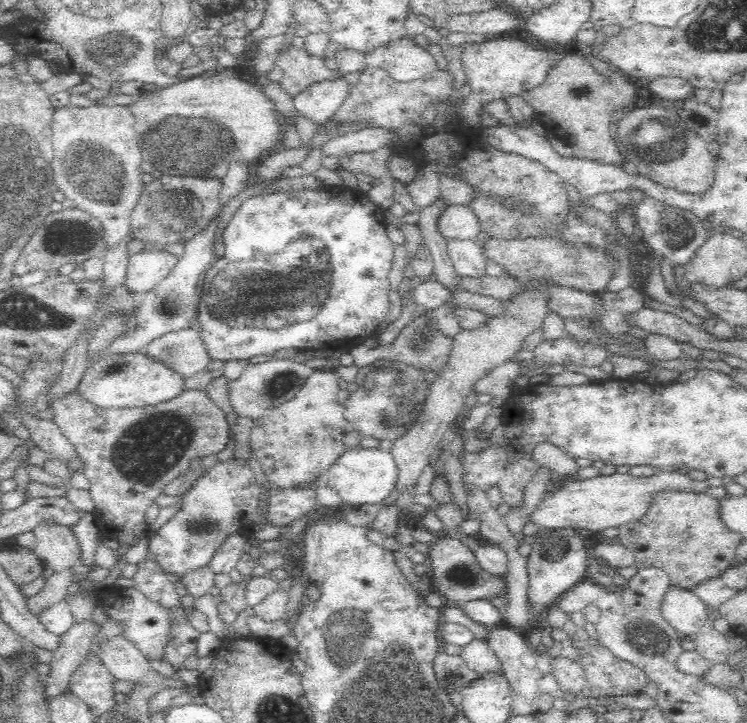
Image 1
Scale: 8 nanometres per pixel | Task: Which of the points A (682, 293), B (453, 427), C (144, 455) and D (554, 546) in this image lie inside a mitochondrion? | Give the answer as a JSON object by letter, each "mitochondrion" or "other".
{"A":"other","B":"other","C":"mitochondrion","D":"mitochondrion"}

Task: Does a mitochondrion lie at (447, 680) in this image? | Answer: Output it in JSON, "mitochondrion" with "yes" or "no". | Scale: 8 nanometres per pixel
{"mitochondrion":"yes"}

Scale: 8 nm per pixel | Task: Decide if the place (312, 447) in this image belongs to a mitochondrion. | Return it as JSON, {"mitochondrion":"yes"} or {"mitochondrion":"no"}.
{"mitochondrion":"yes"}

